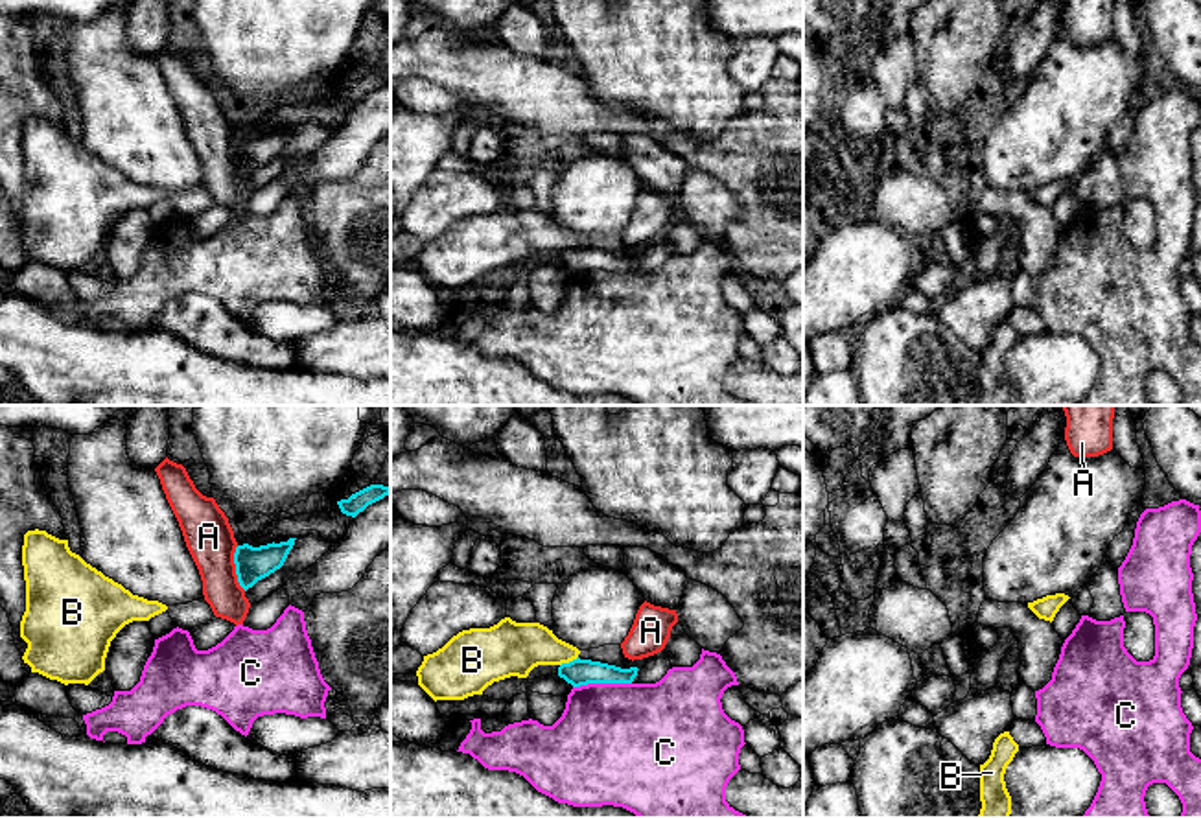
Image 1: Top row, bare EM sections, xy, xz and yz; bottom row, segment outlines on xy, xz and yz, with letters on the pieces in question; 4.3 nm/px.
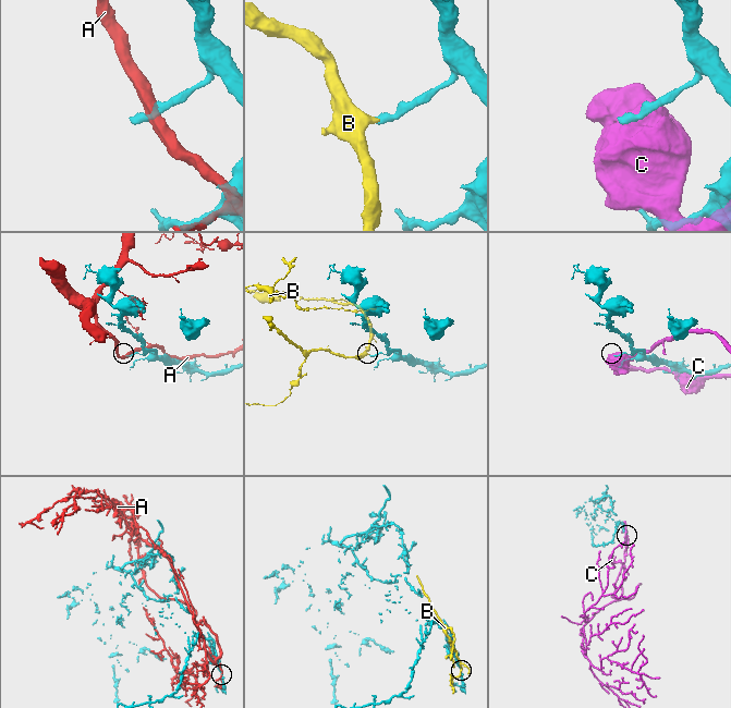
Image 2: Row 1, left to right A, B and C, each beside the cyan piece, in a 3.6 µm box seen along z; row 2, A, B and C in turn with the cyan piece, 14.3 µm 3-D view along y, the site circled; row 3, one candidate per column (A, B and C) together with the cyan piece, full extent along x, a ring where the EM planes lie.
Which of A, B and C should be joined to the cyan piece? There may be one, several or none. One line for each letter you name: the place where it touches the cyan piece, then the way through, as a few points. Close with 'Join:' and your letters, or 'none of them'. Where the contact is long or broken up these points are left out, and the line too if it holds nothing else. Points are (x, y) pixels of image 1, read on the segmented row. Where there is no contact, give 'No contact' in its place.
Join: none of them

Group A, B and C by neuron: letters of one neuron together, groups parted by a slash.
A / B / C

